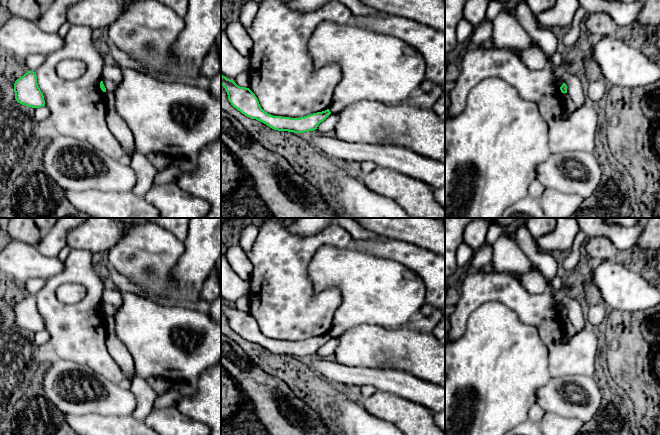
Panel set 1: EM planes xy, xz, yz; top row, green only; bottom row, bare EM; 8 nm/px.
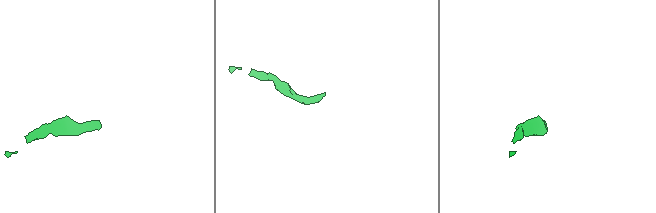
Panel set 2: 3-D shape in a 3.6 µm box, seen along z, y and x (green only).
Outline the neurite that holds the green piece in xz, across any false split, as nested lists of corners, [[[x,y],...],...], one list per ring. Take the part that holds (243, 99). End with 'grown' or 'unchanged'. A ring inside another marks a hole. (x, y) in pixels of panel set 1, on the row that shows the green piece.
[[[222,74],[221,85],[225,88],[228,100],[234,108],[245,116],[256,119],[274,130],[294,133],[313,131],[331,114],[330,110],[327,109],[300,118],[273,116],[261,108],[257,97],[249,88],[238,86],[233,80]]]; unchanged

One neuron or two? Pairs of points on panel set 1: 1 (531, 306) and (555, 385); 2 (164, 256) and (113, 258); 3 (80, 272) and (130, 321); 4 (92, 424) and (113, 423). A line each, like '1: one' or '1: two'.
1: two
2: one
3: two
4: one

